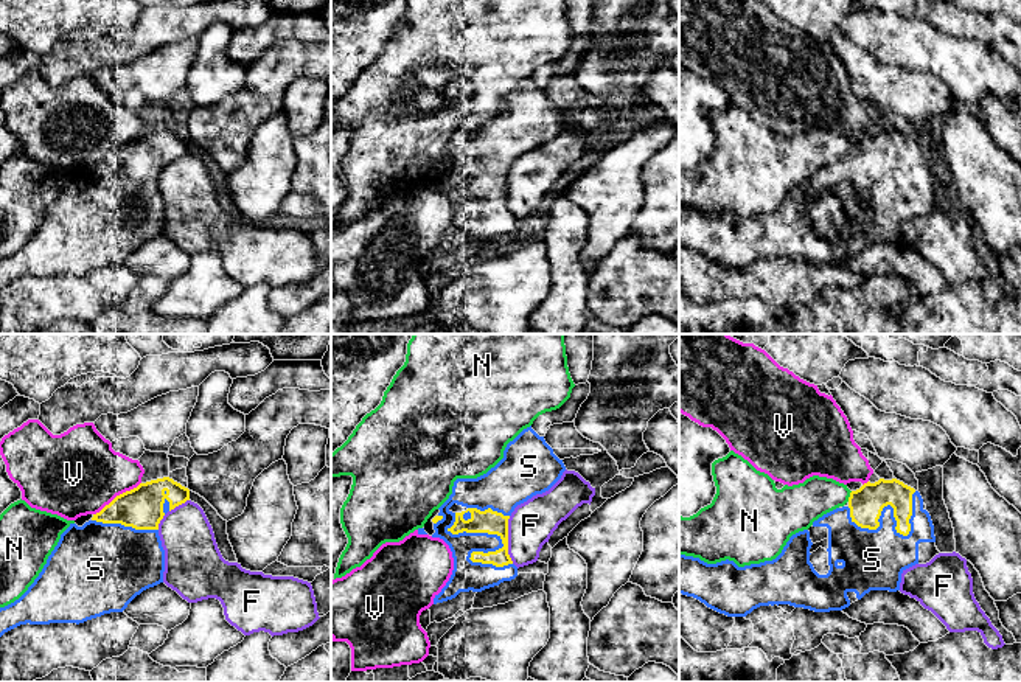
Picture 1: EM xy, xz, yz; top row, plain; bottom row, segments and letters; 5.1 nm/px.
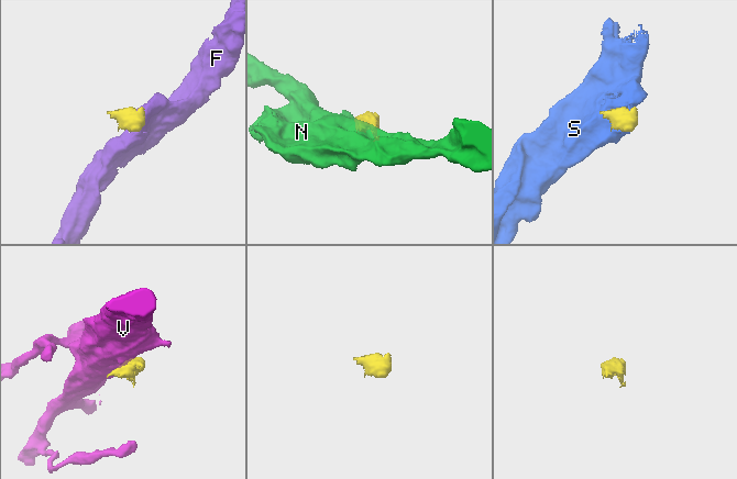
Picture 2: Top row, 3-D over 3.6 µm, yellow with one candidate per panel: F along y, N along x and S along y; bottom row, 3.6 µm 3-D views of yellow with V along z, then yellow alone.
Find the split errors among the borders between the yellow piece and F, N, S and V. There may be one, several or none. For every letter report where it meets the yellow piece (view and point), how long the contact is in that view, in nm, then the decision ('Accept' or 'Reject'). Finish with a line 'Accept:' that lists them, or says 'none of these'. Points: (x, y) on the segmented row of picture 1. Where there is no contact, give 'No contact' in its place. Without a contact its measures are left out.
F: Touches yellow at xz (507, 539). Shared border 240 nm. Reject
N: Touches yellow at yz (850, 496). Shared border 60 nm. Reject
S: Touches yellow at xz (502, 547). Shared border 400 nm. Accept
V: Touches yellow at xy (117, 496). Shared border 300 nm. Reject
Accept: S

